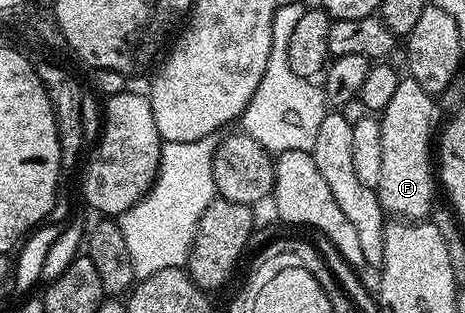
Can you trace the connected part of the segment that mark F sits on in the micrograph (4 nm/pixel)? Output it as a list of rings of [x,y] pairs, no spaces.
[[[404,77],[397,84],[397,93],[389,99],[389,108],[381,112],[381,180],[377,187],[379,202],[388,215],[399,220],[423,220],[430,215],[436,205],[435,186],[437,190],[437,170],[433,165],[433,139],[437,134],[435,121],[439,118],[439,106],[436,99],[421,84],[411,77]]]

